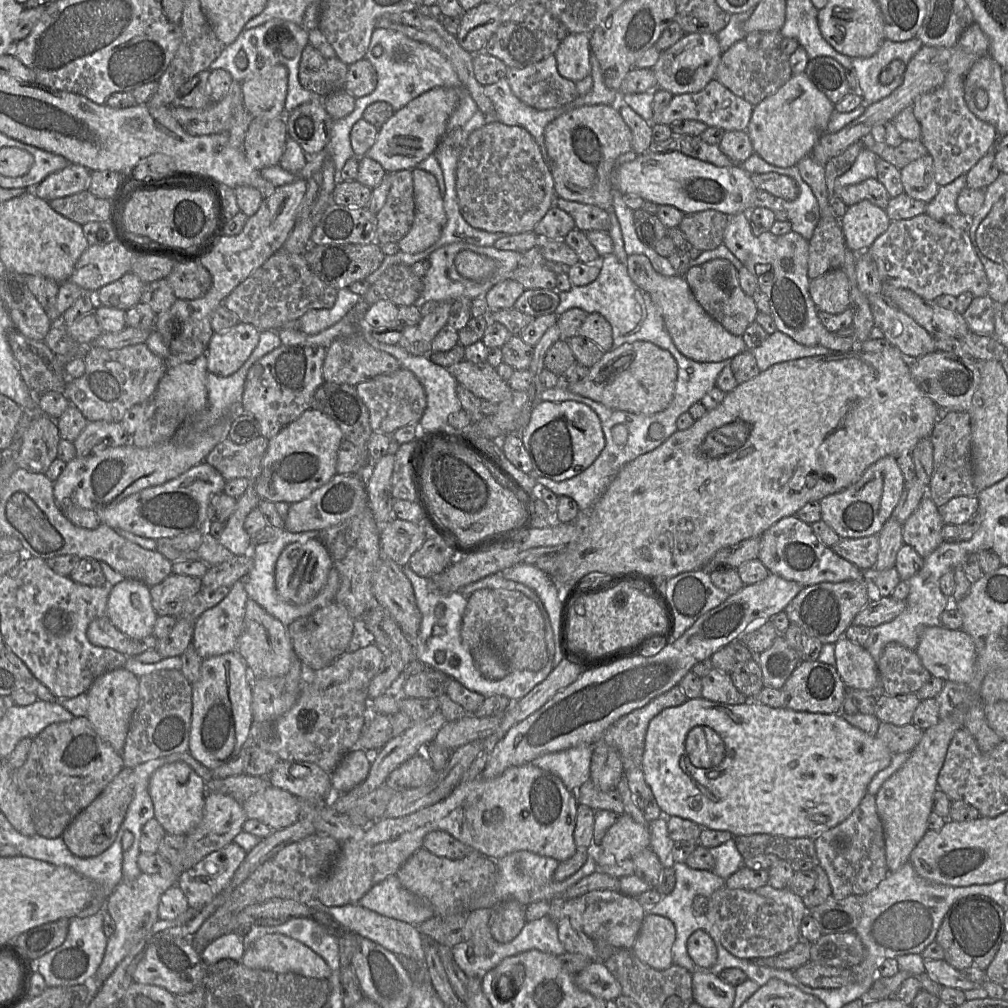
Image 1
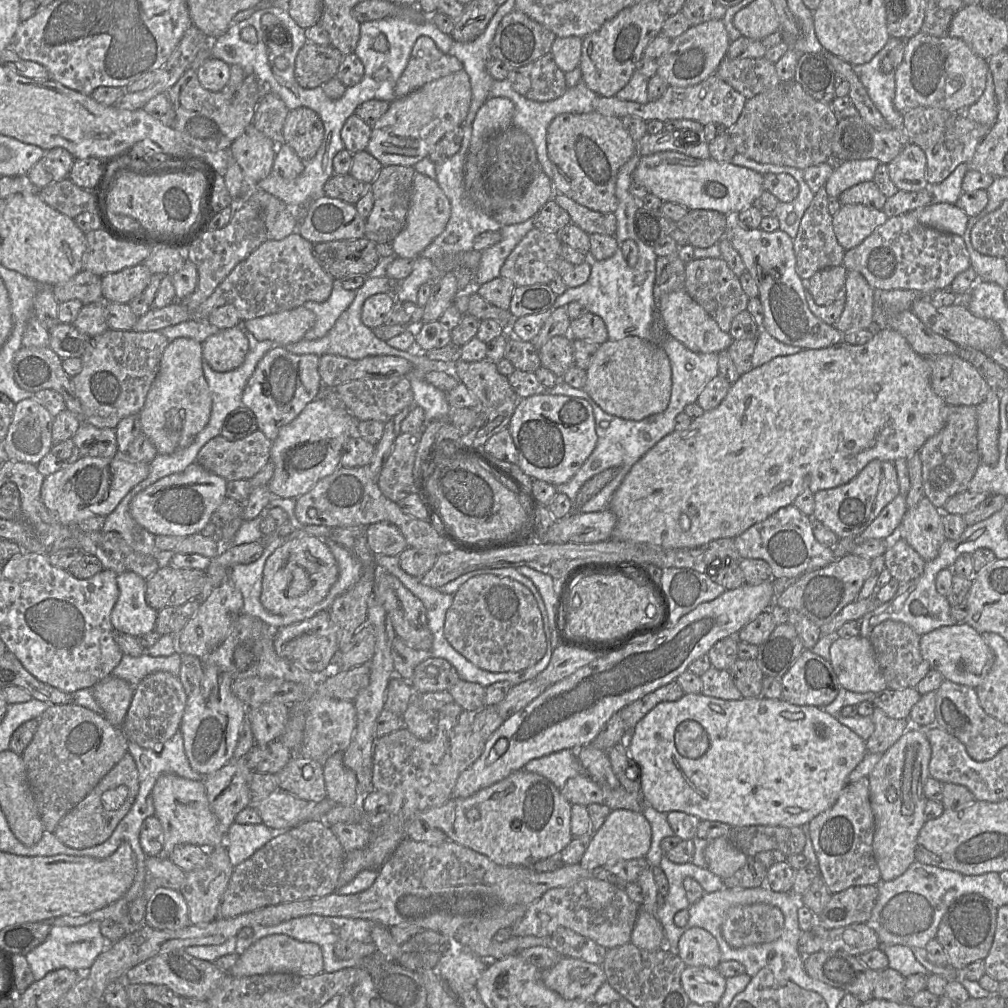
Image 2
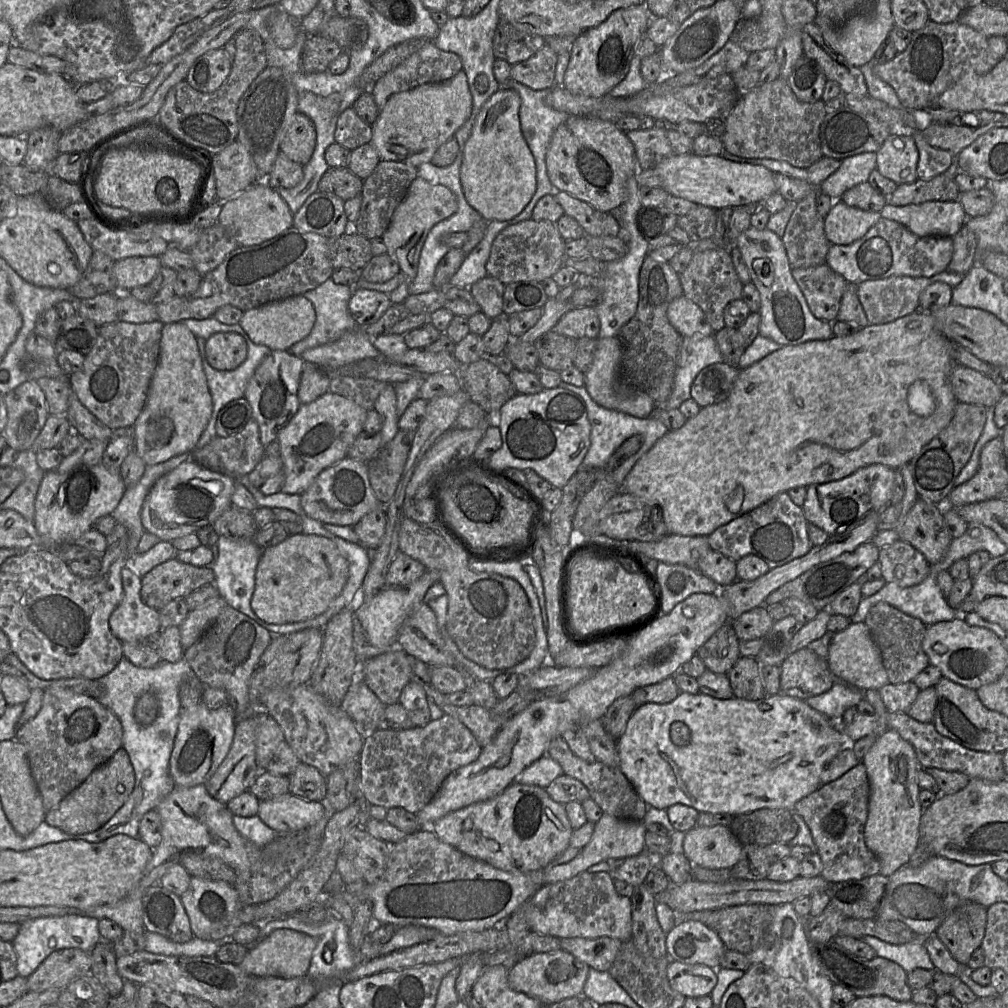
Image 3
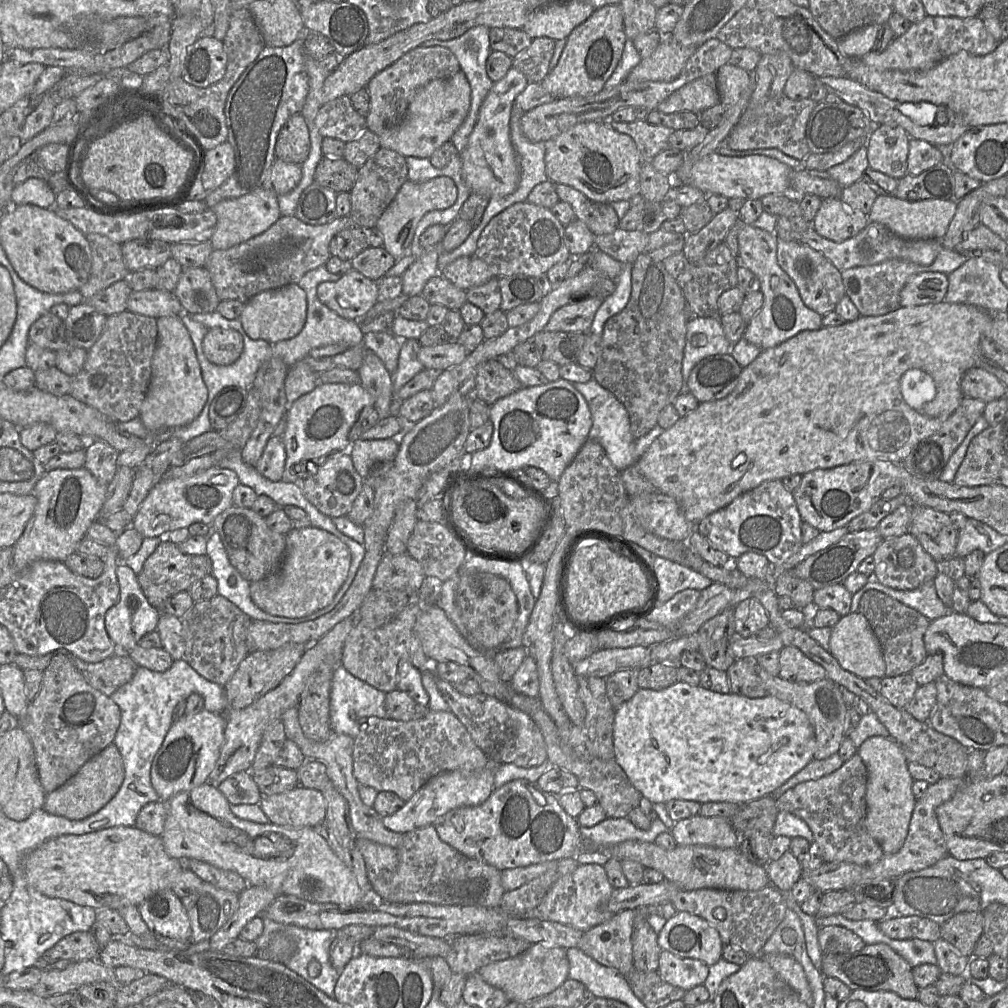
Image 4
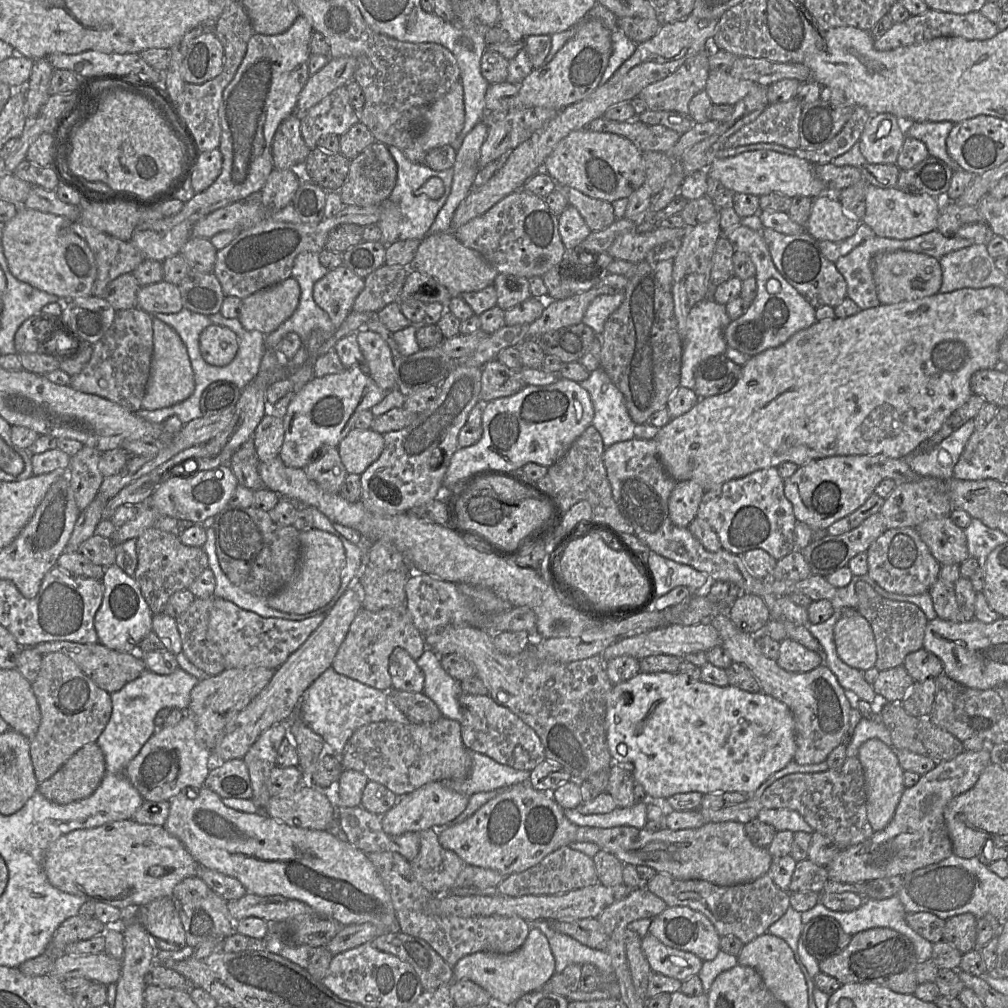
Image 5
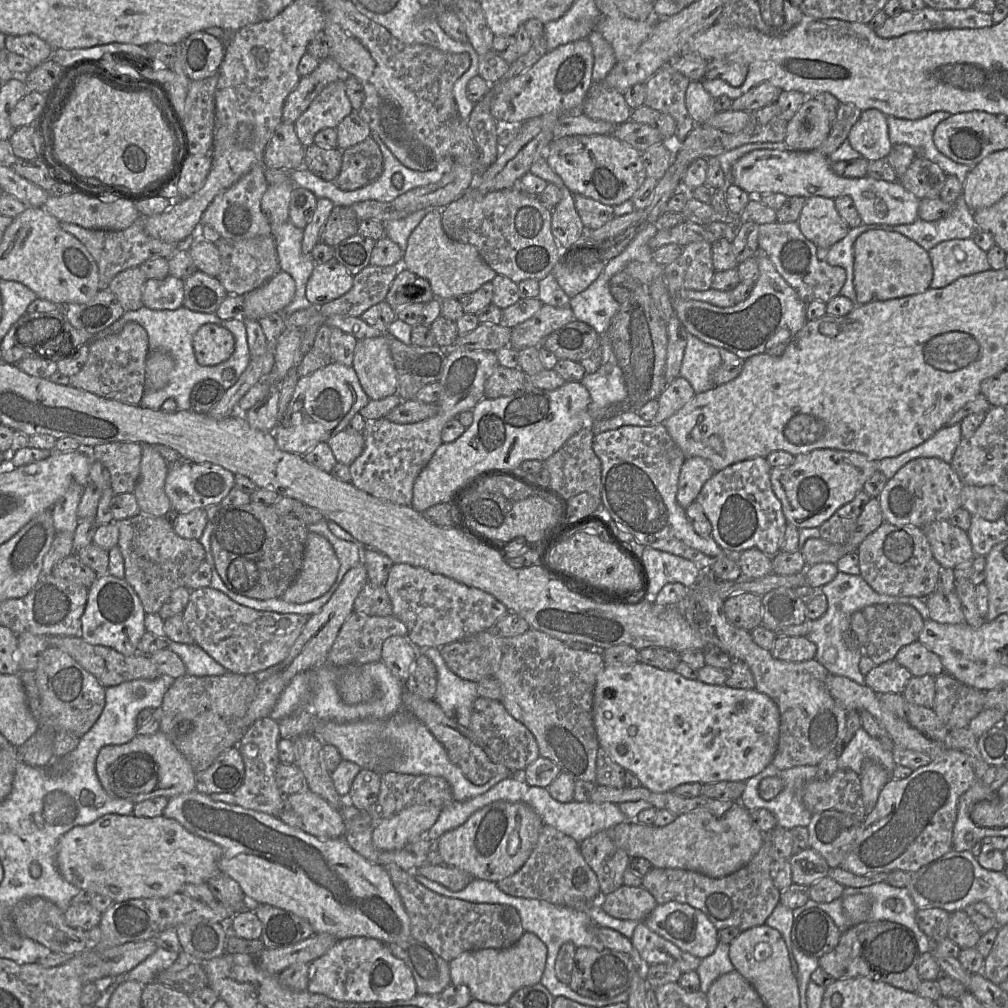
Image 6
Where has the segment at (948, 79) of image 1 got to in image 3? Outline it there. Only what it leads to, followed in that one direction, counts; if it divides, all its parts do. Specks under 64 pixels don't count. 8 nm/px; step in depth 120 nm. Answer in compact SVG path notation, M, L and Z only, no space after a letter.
M916 130L912 137L919 151L918 179L930 180L949 169L953 161L952 152L931 146L919 130Z

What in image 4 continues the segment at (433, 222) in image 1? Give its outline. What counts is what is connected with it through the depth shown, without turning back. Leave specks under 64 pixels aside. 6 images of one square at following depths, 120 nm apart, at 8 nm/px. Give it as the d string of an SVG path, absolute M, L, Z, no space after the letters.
M440 176L421 183L407 180L377 221L376 227L383 236L384 248L396 261L410 256L415 231L422 217L429 211L451 207L457 195L457 187L450 177Z

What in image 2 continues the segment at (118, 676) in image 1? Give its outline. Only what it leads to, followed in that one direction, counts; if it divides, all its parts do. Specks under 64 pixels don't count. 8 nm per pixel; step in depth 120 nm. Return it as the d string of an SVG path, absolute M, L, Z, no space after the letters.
M110 675L98 681L92 694L101 714L114 726L122 727L132 703L135 688L126 680Z

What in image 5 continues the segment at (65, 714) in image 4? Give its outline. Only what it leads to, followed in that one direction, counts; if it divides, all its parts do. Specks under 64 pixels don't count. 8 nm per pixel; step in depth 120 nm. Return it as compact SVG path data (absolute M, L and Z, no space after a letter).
M59 652L43 655L39 674L31 685L40 708L41 722L31 740L30 756L35 777L42 783L53 776L83 746L96 743L110 720L112 700L110 694L98 687L70 657Z

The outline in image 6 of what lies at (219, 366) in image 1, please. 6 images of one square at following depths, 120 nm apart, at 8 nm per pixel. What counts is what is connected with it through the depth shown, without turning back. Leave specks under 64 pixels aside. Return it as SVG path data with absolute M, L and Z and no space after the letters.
M213 323L204 324L193 338L197 362L202 366L215 366L233 354L235 339L226 328Z

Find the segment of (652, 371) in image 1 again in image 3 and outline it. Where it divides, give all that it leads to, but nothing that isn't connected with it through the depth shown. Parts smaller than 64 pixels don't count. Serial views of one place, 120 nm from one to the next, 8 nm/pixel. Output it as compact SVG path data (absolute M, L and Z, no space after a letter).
M619 337L598 338L591 366L585 373L585 388L592 399L600 406L622 412L637 418L649 417L655 409L653 399L643 390L620 381L623 347Z

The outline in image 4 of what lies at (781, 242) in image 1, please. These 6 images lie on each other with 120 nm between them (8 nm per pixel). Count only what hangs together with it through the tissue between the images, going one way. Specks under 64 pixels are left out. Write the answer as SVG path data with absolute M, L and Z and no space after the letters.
M747 224L744 225L738 234L739 265L742 264L757 276L760 282L760 290L763 293L763 306L746 325L743 339L747 340L751 344L758 346L762 350L778 346L801 331L818 330L823 326L823 316L811 310L804 304L797 286L778 264L777 240L778 237L775 233L770 233L761 228Z

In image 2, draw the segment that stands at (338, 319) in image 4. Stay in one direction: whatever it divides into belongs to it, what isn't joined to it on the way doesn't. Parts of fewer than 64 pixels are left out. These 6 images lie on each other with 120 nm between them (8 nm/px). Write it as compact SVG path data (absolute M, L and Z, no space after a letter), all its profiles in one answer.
M335 281L331 295L325 302L305 302L303 305L316 315L316 321L303 338L312 341L324 337L353 302L355 295L355 291L345 290L340 281Z

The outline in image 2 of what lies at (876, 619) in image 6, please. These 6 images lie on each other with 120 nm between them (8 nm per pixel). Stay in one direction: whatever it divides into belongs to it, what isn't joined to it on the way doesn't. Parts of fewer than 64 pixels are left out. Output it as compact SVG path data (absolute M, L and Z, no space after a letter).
M885 620L876 625L869 637L876 660L886 681L886 689L899 690L916 687L931 667L920 651L921 636L905 623Z

